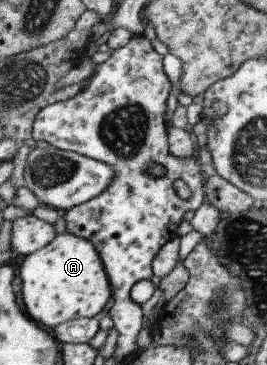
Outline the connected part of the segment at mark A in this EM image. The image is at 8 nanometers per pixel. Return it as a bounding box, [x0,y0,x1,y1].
[18,233,111,331]

